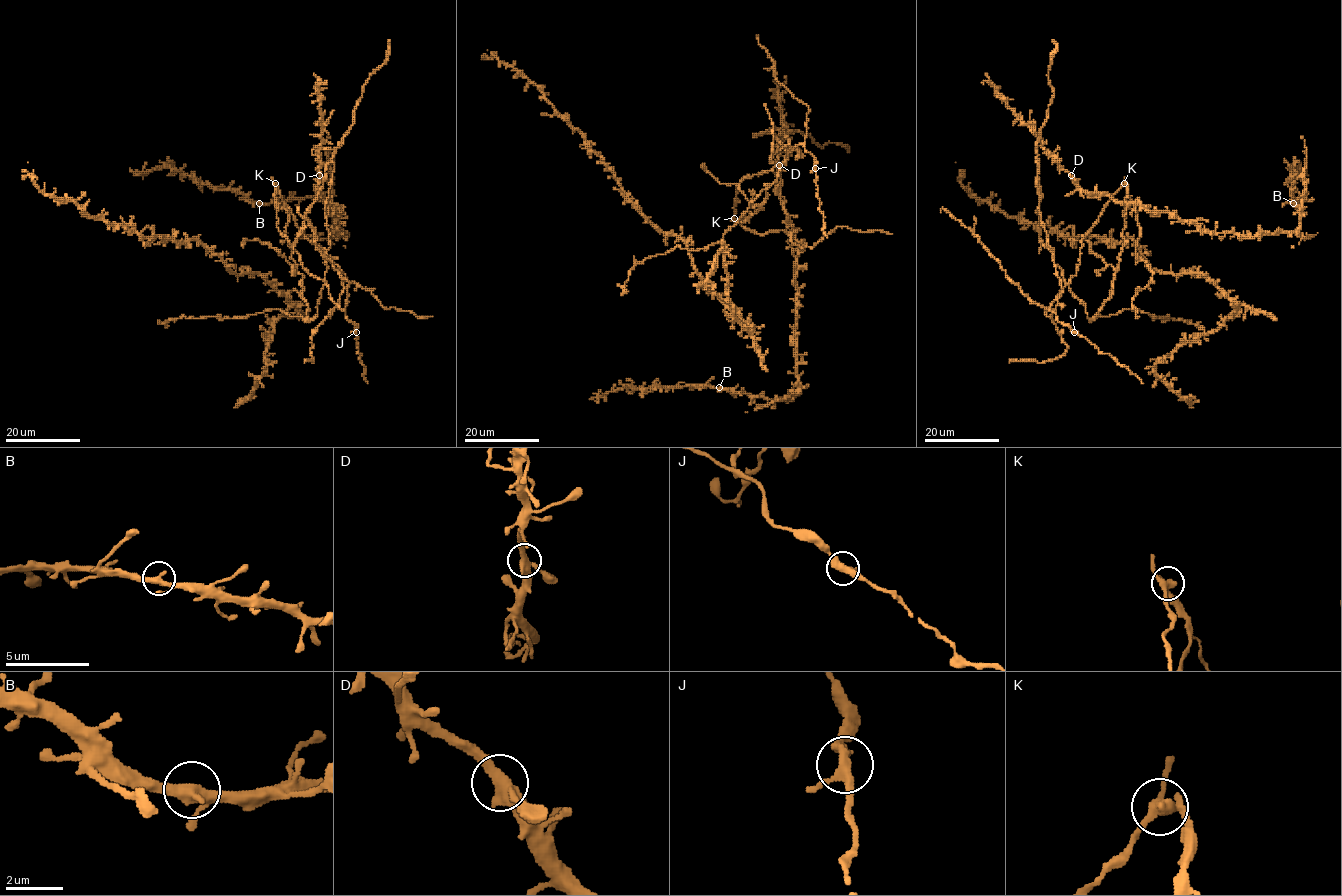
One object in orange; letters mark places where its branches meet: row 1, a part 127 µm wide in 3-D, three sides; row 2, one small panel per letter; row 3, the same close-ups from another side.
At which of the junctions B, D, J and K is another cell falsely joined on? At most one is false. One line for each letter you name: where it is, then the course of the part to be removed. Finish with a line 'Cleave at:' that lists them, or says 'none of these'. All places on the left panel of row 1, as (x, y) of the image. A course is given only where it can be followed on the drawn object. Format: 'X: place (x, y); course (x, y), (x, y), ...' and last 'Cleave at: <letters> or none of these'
K: place (275, 183); course (275, 183), (312, 320), (327, 269), (332, 157), (362, 87), (385, 62), (387, 39)
Cleave at: K

